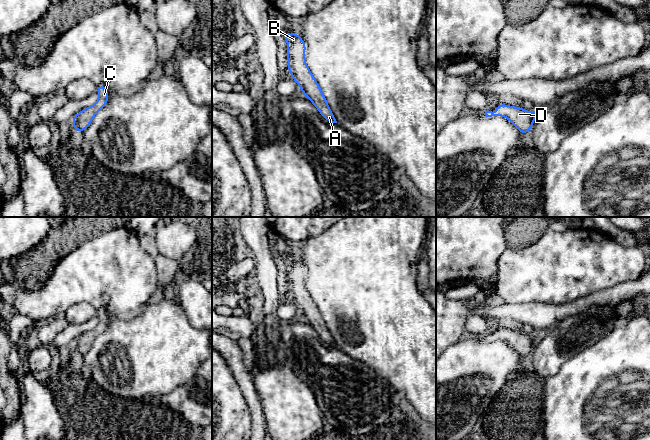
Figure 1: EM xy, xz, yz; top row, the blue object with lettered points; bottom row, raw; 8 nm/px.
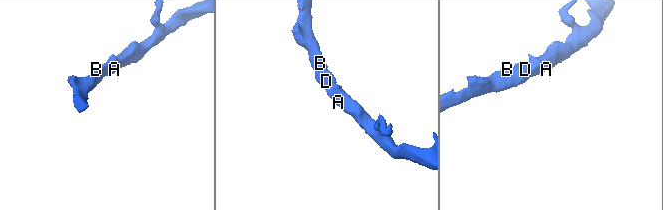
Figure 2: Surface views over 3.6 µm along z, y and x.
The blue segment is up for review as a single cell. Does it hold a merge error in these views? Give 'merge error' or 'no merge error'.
no merge error

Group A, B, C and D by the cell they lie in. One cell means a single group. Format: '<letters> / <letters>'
A B C D

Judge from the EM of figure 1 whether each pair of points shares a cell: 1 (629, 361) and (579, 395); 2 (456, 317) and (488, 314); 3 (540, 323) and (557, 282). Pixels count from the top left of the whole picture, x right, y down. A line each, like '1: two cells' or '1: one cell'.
1: one cell
2: one cell
3: two cells

